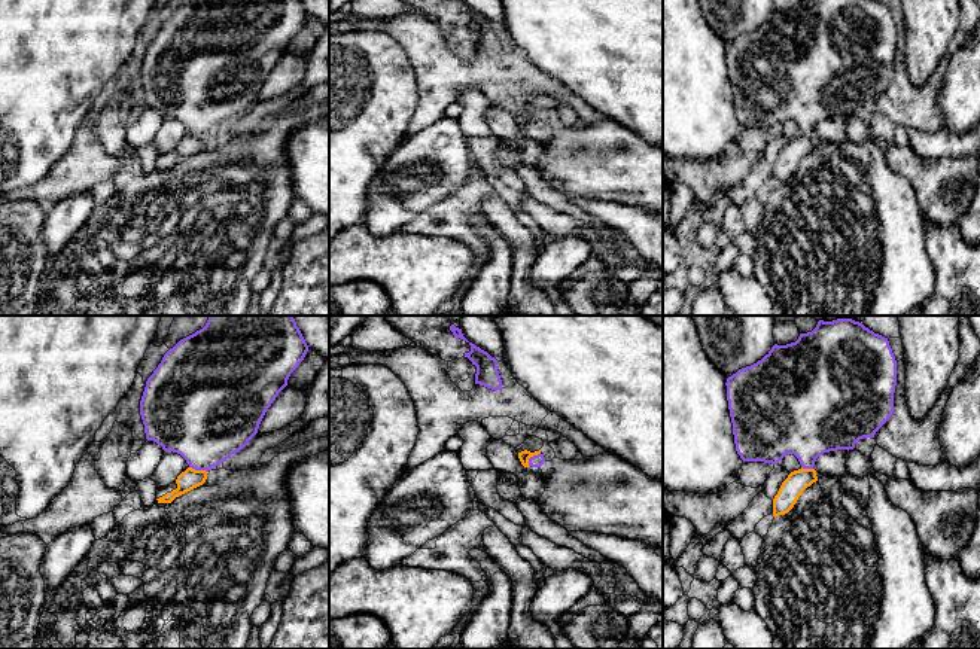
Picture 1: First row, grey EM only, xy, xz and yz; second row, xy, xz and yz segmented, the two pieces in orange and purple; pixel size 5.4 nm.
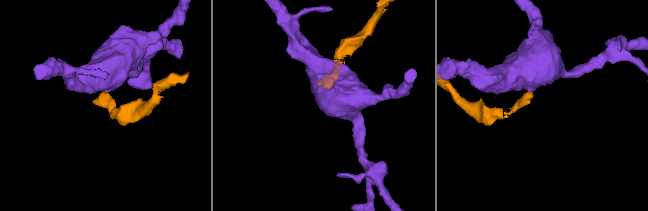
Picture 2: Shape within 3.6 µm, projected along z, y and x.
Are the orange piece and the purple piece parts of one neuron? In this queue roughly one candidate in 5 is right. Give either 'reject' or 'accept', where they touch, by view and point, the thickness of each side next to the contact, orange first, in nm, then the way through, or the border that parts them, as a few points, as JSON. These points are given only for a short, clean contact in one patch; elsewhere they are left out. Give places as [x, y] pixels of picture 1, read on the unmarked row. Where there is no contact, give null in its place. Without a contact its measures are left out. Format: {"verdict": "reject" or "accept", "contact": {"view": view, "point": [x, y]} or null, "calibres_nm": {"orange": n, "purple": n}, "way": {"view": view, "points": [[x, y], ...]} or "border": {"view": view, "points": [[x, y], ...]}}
{"verdict": "reject", "contact": {"view": "xy", "point": [198, 137]}, "calibres_nm": {"orange": 110, "purple": 420}, "border": {"view": "xy", "points": [[189, 133], [207, 139]]}}

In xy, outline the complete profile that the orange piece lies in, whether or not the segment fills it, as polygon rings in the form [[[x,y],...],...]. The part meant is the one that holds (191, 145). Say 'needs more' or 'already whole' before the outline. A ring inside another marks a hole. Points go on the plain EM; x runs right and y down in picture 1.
needs more; [[[188,134],[173,150],[156,156],[158,170],[171,170],[176,164],[203,152],[207,146],[207,140],[206,137]]]

